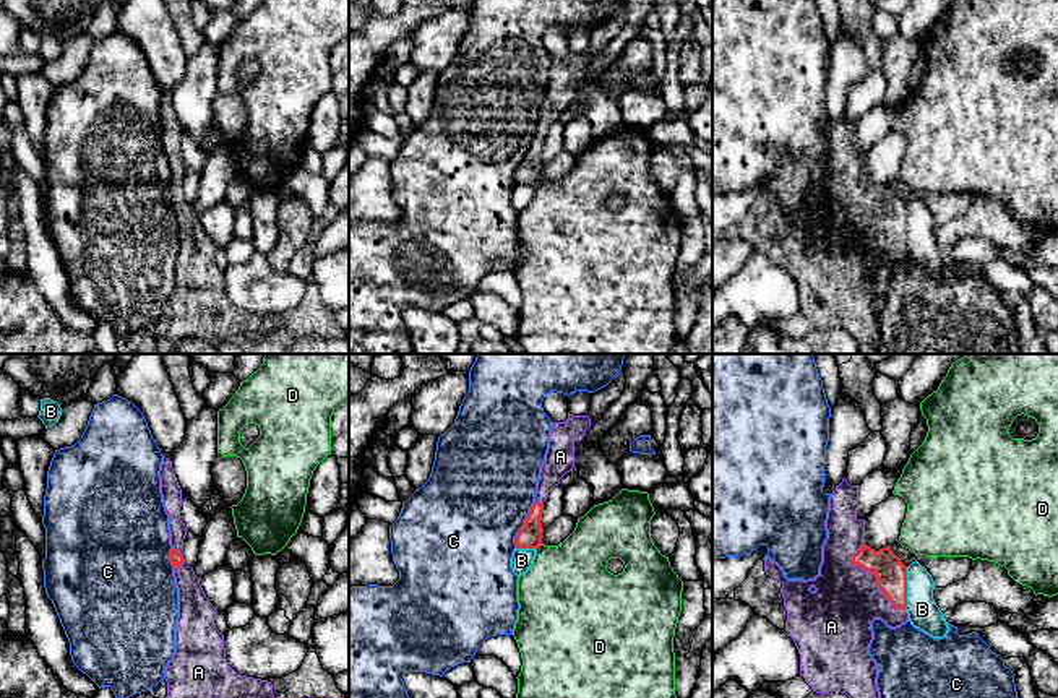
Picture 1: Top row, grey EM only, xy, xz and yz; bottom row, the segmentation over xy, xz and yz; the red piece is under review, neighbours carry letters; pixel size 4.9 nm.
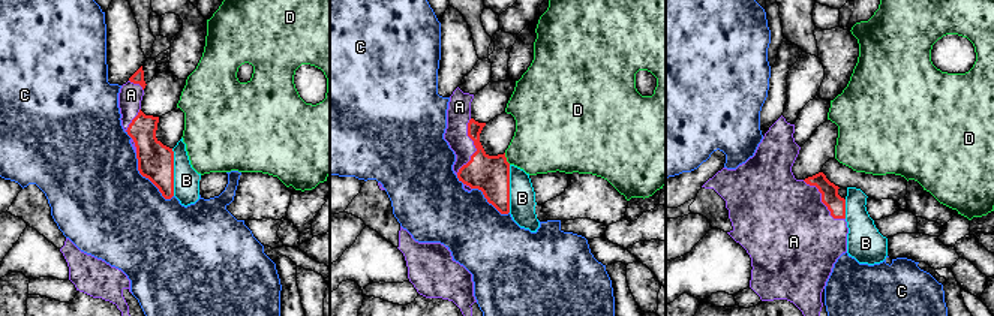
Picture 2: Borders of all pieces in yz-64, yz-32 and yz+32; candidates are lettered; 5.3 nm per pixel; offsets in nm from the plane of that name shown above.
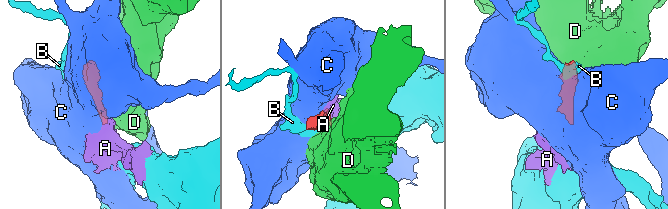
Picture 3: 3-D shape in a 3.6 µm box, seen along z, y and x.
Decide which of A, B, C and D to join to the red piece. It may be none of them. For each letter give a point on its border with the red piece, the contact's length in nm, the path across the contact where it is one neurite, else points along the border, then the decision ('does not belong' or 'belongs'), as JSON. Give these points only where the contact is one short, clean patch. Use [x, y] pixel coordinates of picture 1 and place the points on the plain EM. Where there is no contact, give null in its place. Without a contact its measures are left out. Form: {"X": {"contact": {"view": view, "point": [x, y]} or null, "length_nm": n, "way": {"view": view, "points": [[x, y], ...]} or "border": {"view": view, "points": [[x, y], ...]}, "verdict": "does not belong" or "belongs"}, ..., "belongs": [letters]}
{"A": {"contact": {"view": "yz", "point": [875, 211]}, "length_nm": 400, "verdict": "belongs"}, "B": {"contact": {"view": "yz", "point": [906, 224]}, "length_nm": 200, "verdict": "does not belong"}, "C": {"contact": {"view": "xz", "point": [523, 161]}, "length_nm": 260, "verdict": "does not belong"}, "D": {"contact": {"view": "xz", "point": [539, 180]}, "length_nm": 50, "border": {"view": "xz", "points": [[541, 179], [536, 185]]}, "verdict": "does not belong"}, "belongs": ["A"]}

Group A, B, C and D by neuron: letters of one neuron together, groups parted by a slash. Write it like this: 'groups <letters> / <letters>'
groups A / B C / D

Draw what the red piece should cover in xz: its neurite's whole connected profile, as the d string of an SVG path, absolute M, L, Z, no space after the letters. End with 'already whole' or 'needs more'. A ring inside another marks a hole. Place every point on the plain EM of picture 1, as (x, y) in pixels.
M568 49L565 58L552 58L548 86L540 104L534 140L524 161L514 174L516 185L537 185L542 180L542 148L548 128L560 120L560 115L574 104L574 78L584 73L591 63L589 52L573 52Z | needs more

